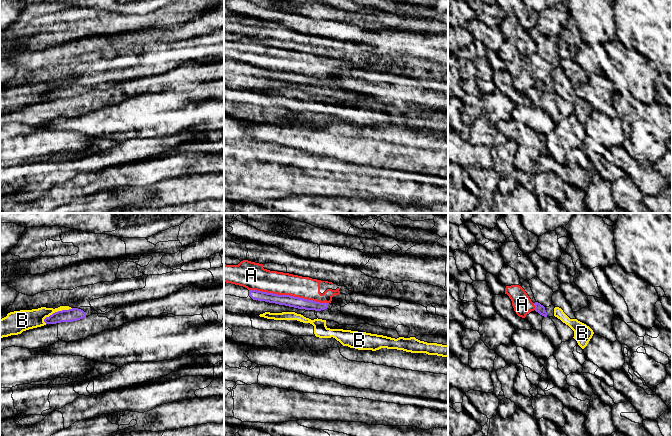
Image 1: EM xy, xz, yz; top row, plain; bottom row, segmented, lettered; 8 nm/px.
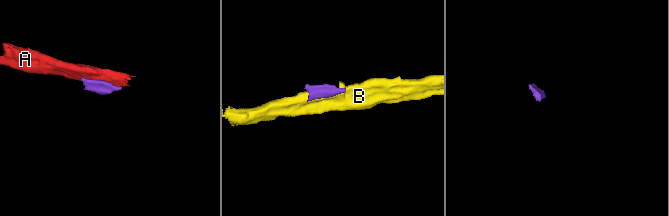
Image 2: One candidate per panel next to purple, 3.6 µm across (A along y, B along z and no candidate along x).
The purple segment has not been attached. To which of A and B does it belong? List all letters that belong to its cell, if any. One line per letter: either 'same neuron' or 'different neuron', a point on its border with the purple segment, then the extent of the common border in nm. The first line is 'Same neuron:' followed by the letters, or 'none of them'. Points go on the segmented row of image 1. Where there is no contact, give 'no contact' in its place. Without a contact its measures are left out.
Same neuron: none of them
A: different neuron; meets purple in xz at (289, 295); contact 650 nm long
B: different neuron; meets purple in xy at (58, 311); contact 260 nm long

